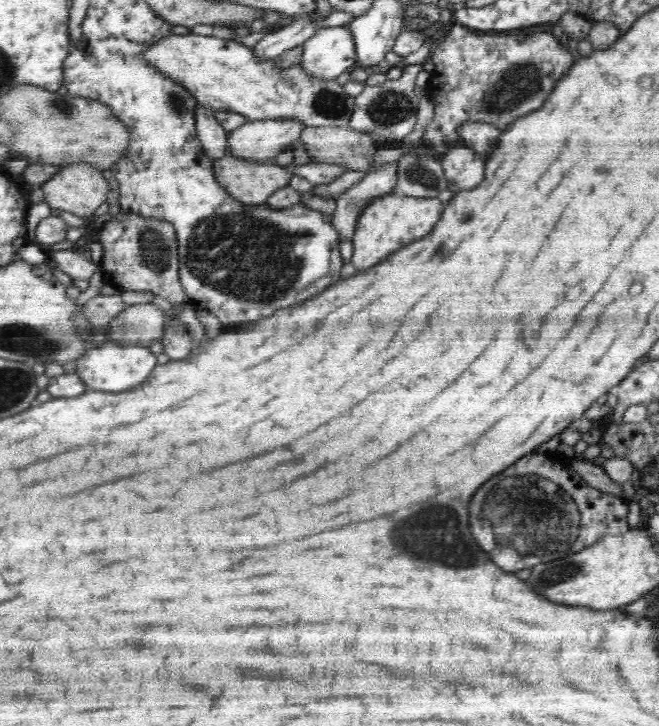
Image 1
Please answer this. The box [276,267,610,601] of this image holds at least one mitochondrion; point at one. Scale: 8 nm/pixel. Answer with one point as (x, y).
(534, 518)

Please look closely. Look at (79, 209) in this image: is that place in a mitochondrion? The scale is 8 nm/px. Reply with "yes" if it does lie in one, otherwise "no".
no

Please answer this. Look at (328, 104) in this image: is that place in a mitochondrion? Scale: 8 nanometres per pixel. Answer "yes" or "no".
yes

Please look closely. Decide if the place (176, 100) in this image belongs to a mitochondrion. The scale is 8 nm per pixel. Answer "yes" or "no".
yes

